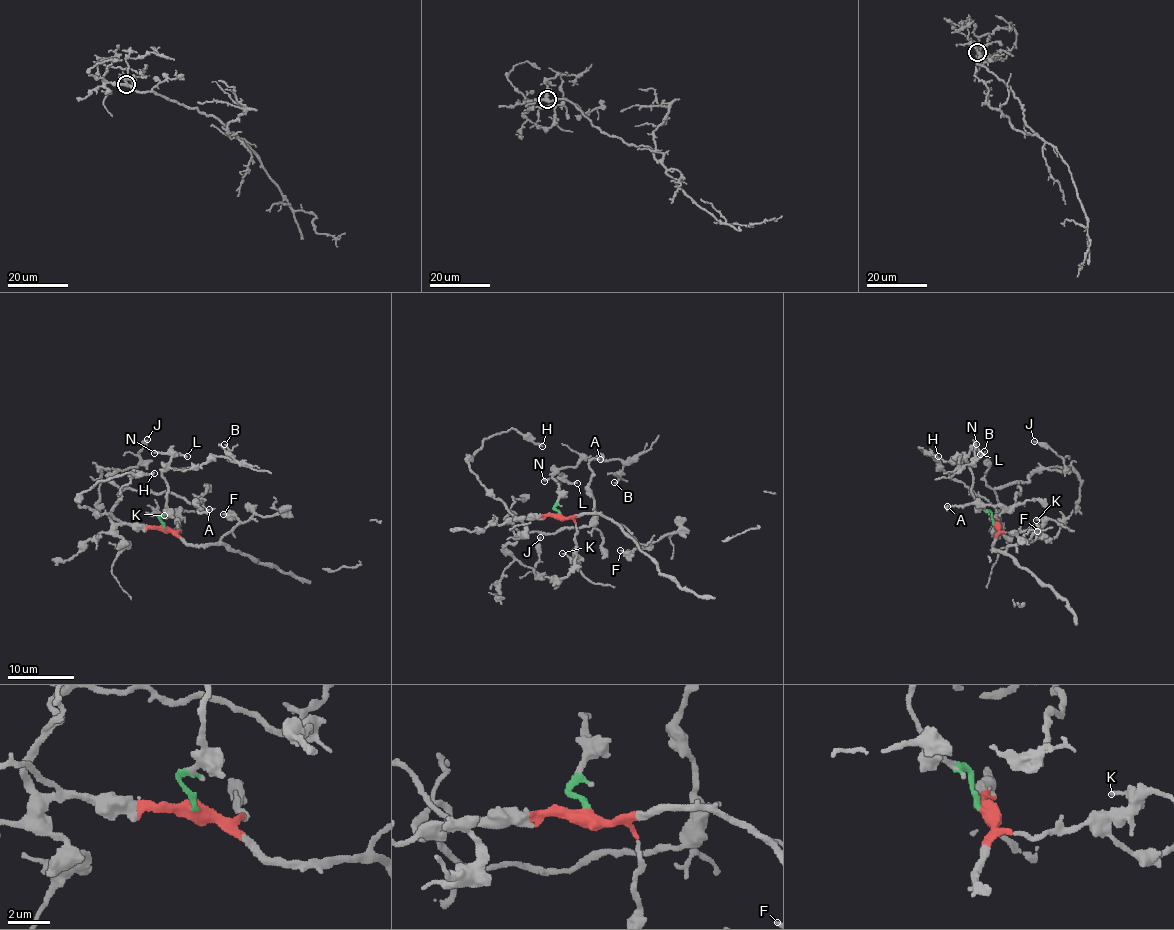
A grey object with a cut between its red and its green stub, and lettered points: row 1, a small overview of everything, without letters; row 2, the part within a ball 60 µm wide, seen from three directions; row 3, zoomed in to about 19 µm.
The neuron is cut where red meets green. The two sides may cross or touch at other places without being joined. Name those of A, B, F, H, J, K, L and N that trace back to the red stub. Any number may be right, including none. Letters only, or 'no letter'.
A, F, H, J, K

